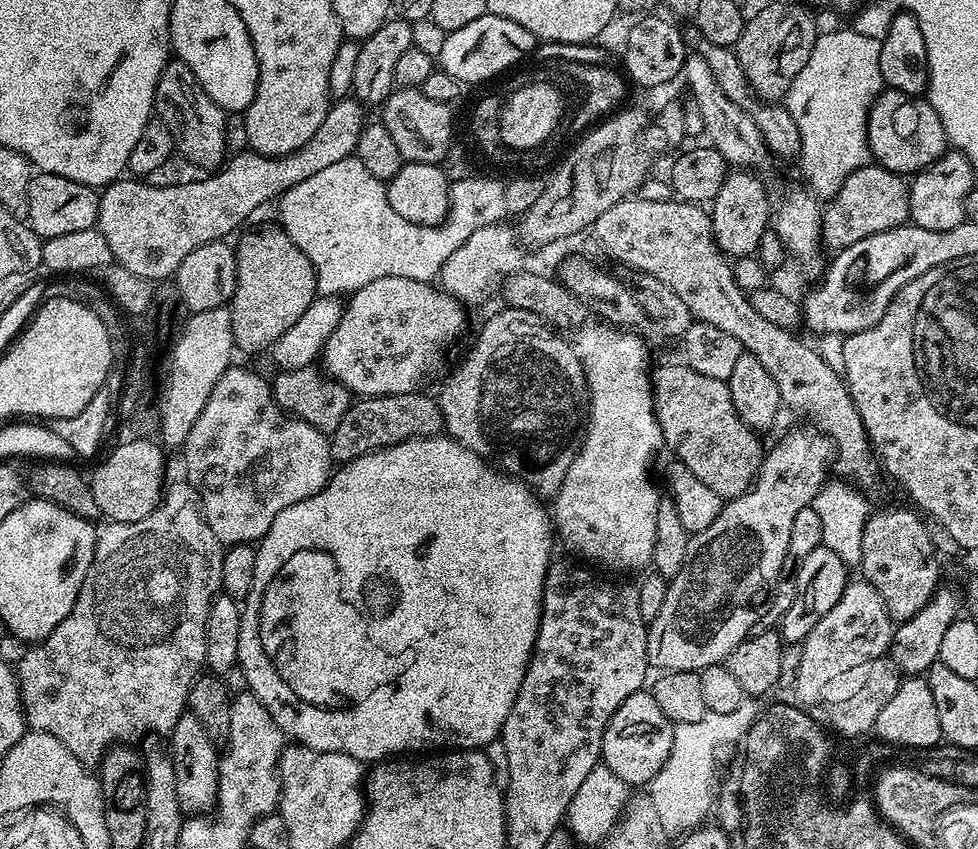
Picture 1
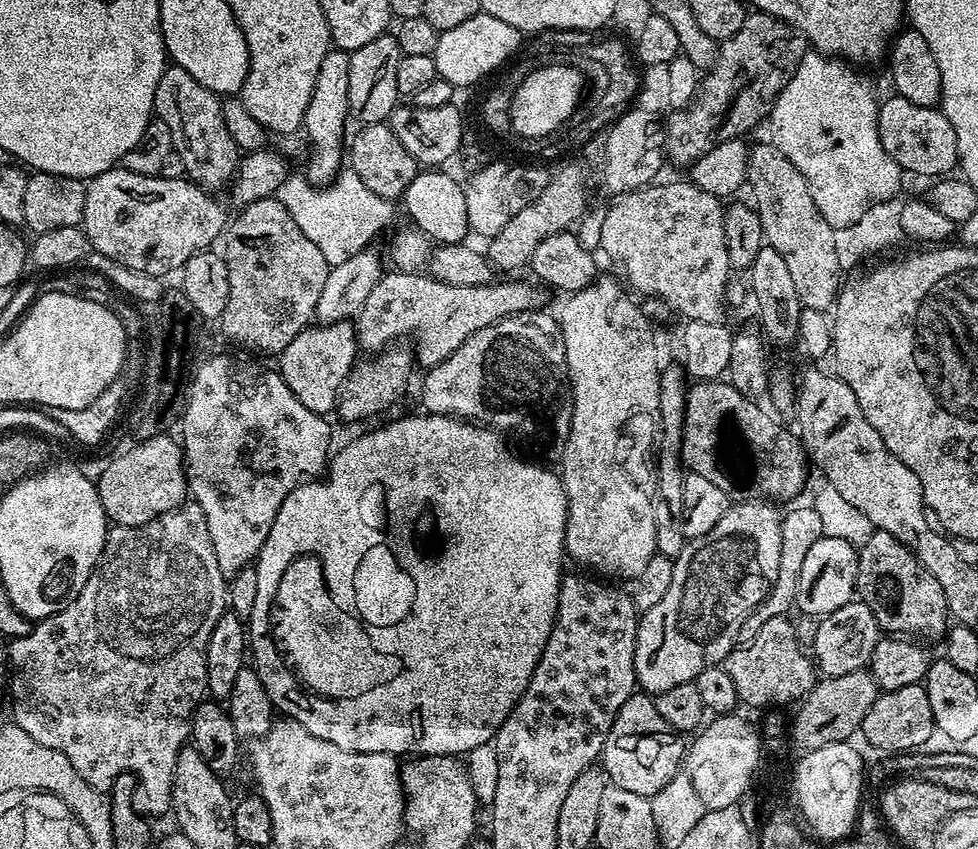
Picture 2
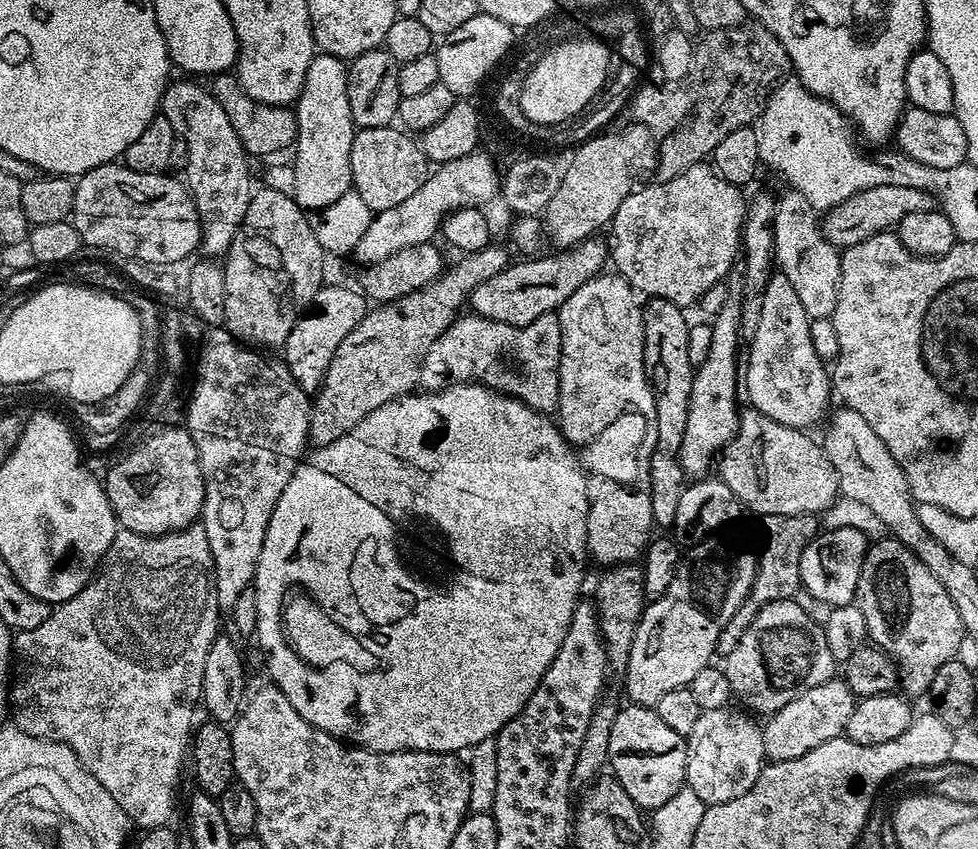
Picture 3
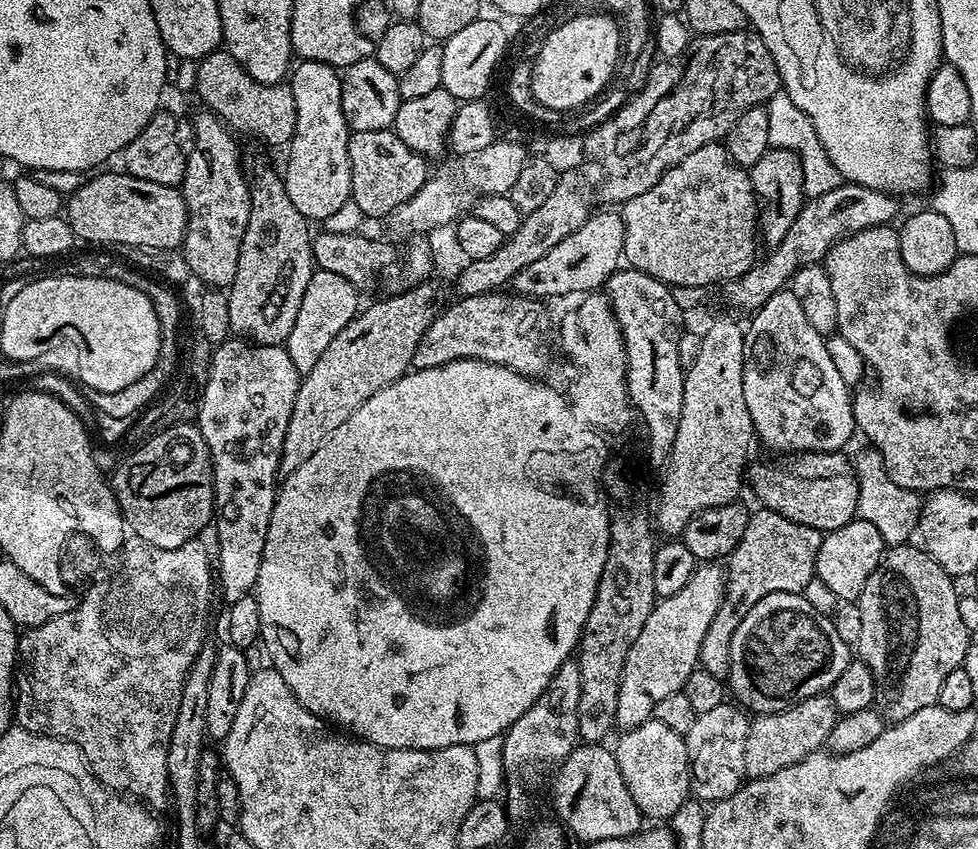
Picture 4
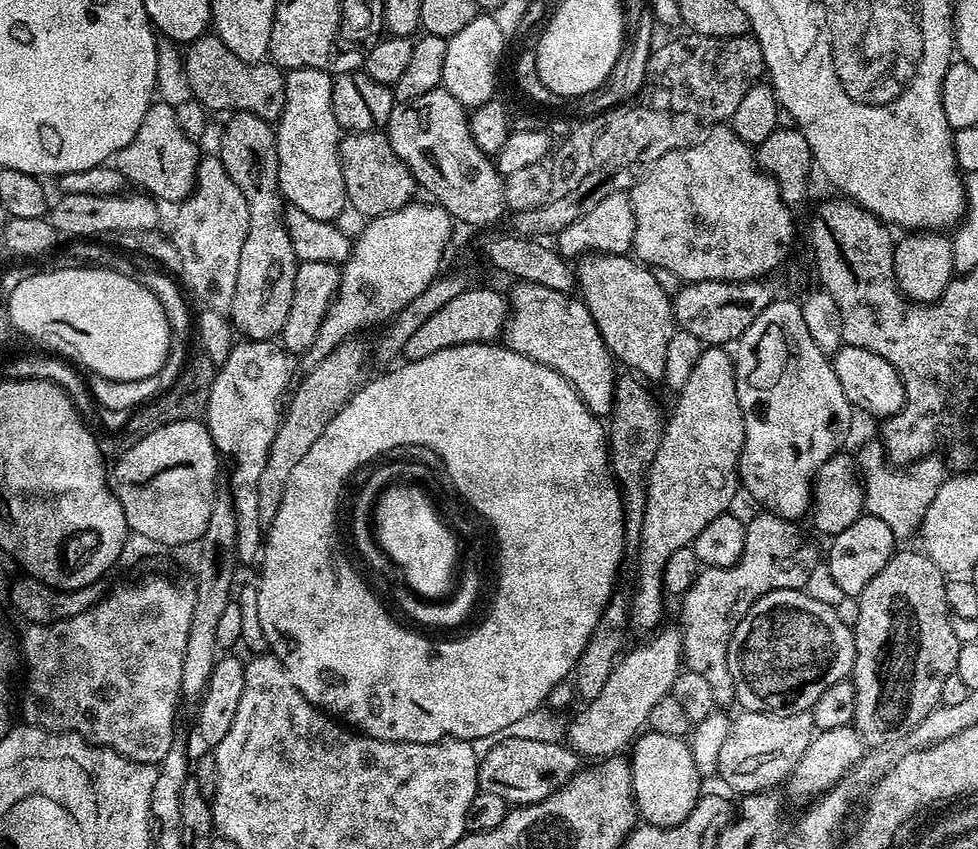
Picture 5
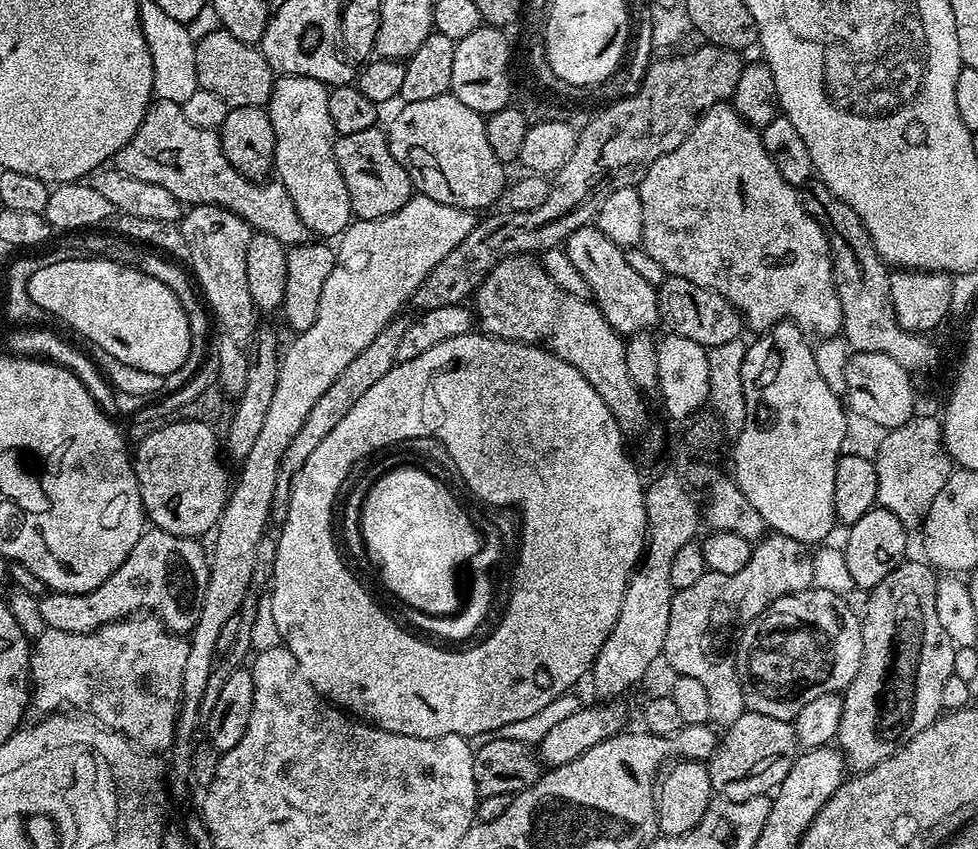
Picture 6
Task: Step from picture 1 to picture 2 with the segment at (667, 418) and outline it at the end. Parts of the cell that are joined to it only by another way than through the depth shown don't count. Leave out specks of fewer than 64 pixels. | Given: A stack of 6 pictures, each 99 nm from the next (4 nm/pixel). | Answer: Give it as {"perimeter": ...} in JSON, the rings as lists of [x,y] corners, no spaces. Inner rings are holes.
{"perimeter":[[[719,379],[693,383],[688,389],[684,415],[687,463],[691,471],[726,490],[733,501],[747,502],[754,494],[772,502],[792,500],[808,480],[804,445],[791,427],[783,428],[756,404],[753,397],[742,395],[735,386]]]}

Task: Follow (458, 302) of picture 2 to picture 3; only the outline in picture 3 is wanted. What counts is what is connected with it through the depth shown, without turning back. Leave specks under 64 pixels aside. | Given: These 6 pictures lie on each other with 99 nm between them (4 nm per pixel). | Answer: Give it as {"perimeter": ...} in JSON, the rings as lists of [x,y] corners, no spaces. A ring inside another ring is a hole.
{"perimeter":[[[589,238],[567,250],[555,253],[557,256],[537,255],[535,258],[520,258],[509,263],[494,278],[482,282],[470,297],[470,308],[475,315],[485,316],[510,326],[526,326],[542,314],[556,312],[564,302],[586,281],[594,279],[605,271],[610,248],[600,238]]]}

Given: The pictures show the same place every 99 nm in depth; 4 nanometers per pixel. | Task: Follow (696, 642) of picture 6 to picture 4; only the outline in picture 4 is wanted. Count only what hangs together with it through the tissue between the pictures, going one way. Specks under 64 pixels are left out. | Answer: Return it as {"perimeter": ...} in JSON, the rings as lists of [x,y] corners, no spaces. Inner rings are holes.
{"perimeter":[[[763,506],[757,509],[757,512],[753,511],[748,517],[742,542],[738,542],[731,556],[727,557],[724,600],[718,606],[718,614],[714,614],[714,620],[710,622],[700,647],[699,667],[721,678],[728,675],[730,642],[742,618],[746,618],[748,611],[762,602],[766,594],[803,593],[806,584],[816,575],[818,550],[824,541],[822,533],[810,526],[790,522],[790,518],[782,518],[782,514]]]}

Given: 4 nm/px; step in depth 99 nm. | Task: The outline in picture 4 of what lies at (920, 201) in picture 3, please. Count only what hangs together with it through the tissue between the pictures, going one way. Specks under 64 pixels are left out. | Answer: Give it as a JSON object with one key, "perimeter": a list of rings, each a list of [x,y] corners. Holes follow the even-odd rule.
{"perimeter":[[[841,182],[834,190],[826,190],[826,194],[805,199],[798,218],[794,218],[794,226],[786,230],[786,238],[777,248],[767,253],[764,261],[753,263],[748,271],[736,280],[727,281],[724,296],[736,308],[747,314],[756,312],[774,294],[789,287],[792,276],[800,268],[808,265],[819,265],[833,244],[870,226],[892,224],[896,216],[897,197],[886,192],[875,192],[861,184]]]}

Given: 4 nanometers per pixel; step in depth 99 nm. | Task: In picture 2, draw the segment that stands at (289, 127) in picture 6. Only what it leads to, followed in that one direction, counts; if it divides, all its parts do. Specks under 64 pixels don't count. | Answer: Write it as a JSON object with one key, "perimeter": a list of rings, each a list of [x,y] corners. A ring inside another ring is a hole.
{"perimeter":[[[329,50],[326,58],[322,58],[322,66],[318,70],[318,78],[314,82],[314,94],[310,98],[310,106],[304,115],[303,131],[308,131],[308,140],[312,143],[312,153],[308,156],[309,184],[327,186],[342,170],[346,160],[344,127],[350,124],[348,110],[348,87],[350,86],[349,53]]]}

